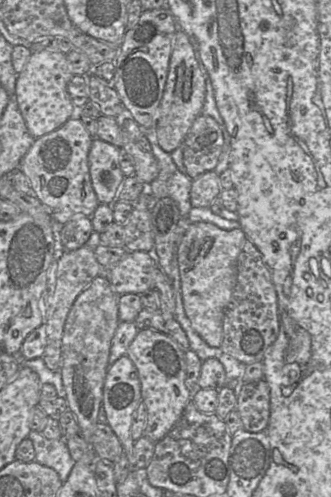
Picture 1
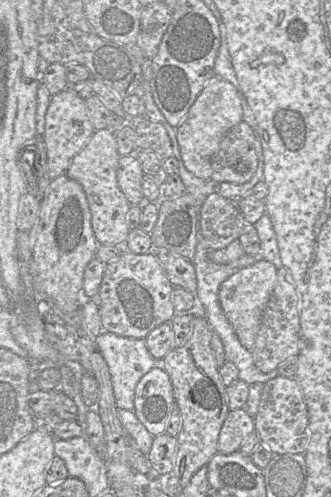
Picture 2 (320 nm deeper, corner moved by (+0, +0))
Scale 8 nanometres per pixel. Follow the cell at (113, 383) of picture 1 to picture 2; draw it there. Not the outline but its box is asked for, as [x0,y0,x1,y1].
[134,367,176,436]

